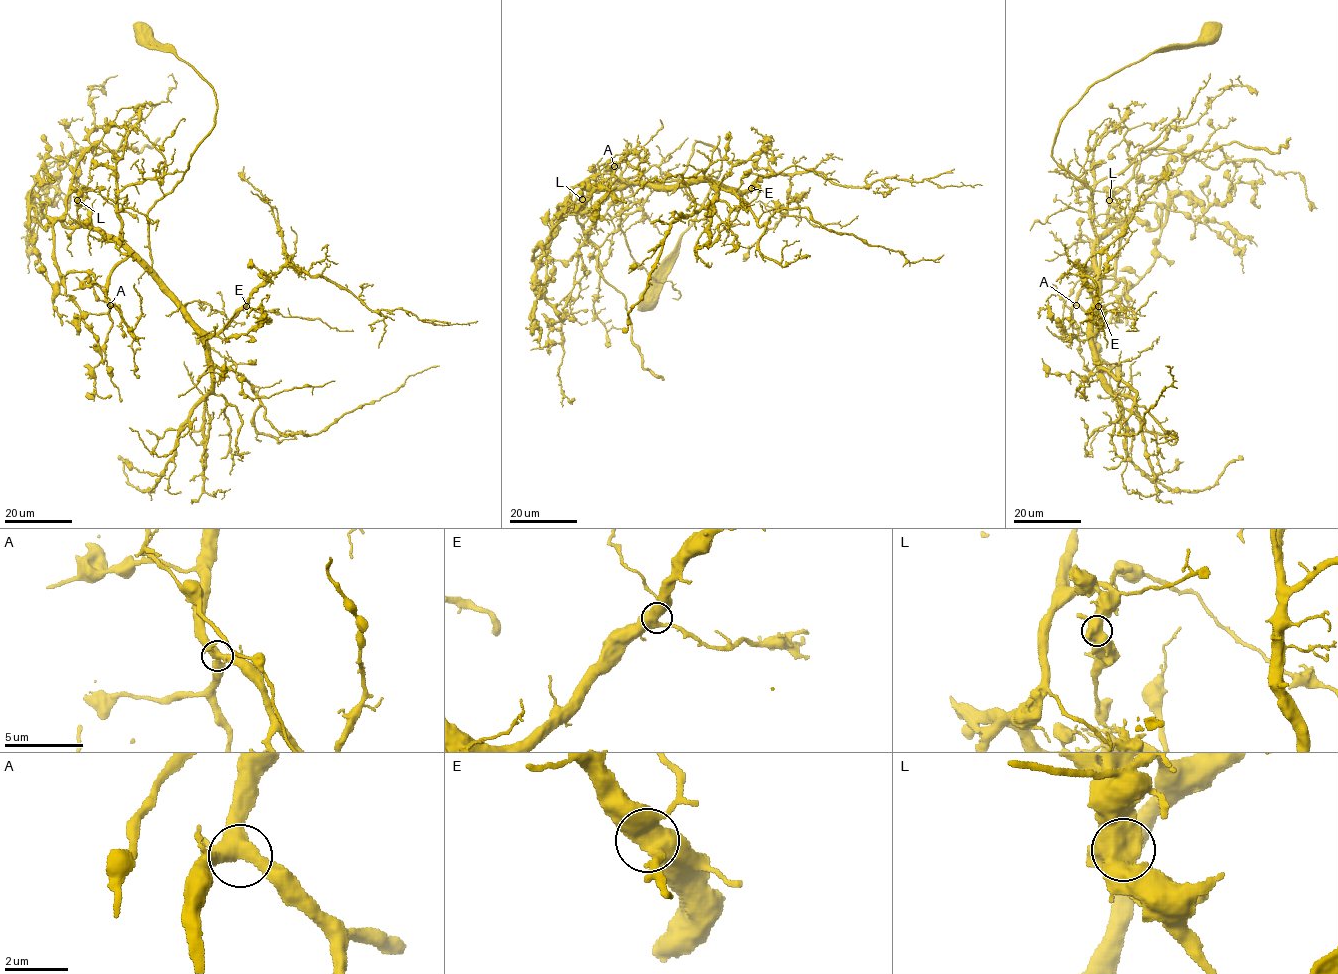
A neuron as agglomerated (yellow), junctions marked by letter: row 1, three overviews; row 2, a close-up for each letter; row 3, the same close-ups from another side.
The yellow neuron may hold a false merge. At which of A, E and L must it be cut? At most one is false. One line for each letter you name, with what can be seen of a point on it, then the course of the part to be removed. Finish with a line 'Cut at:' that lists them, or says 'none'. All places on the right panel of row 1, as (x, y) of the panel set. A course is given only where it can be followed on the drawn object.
L: at (1109, 200); foreign part runs (1109, 200), (1113, 189), (1109, 213), (1122, 226), (1118, 306), (1095, 345), (1119, 384), (1098, 395)
Cut at: L

